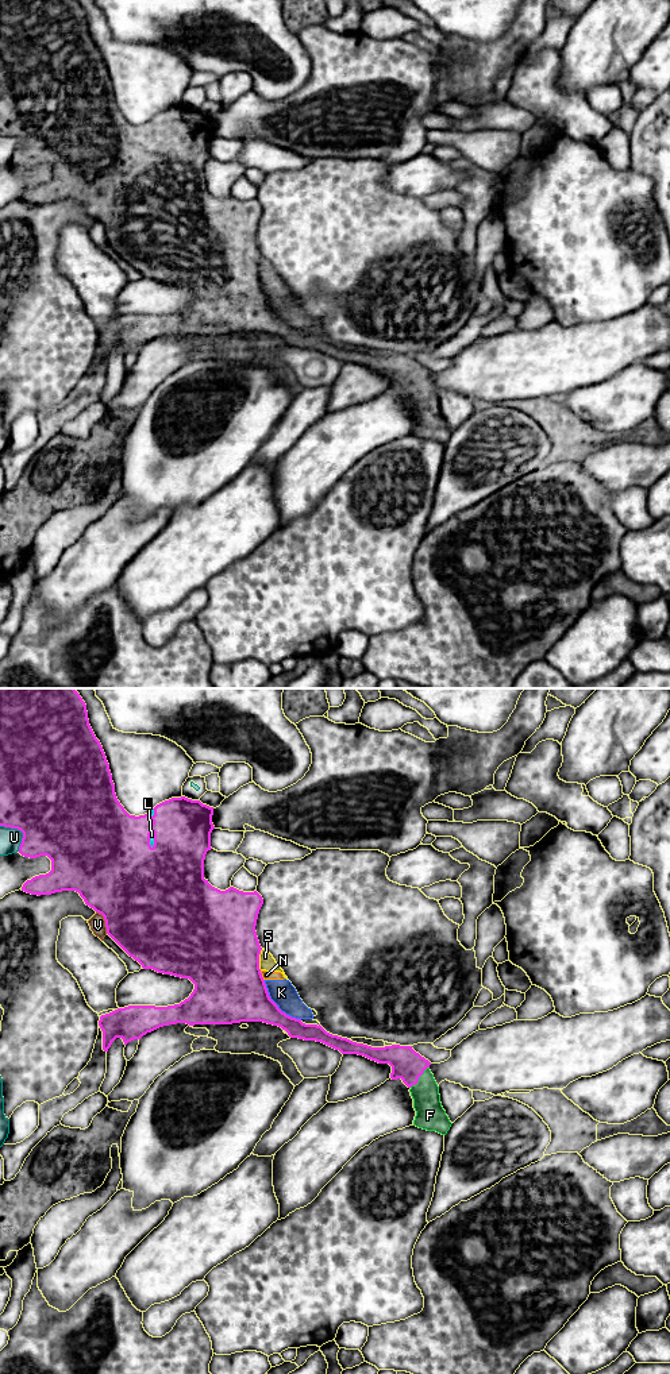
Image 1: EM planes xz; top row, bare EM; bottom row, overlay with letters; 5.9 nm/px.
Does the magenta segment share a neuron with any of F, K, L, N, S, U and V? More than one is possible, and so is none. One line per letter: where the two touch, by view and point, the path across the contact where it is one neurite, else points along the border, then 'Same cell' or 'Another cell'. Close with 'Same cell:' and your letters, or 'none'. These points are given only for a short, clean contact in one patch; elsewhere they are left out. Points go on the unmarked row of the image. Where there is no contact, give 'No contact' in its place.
F: Touches magenta at xz (418, 388). Path across: xz (408, 374), (418, 388), (423, 394), (430, 424). Same cell
K: Touches magenta at xz (276, 313). Another cell
L: Touches magenta at xz (149, 149). Same cell
N: Touches magenta at xz (261, 285). Another cell
S: Touches magenta at xz (258, 269). Boundary: xz (262, 258), (260, 278). Another cell
U: Touches magenta at xz (20, 139). Another cell
V: Touches magenta at xz (106, 231). Another cell
Same cell: F, L

